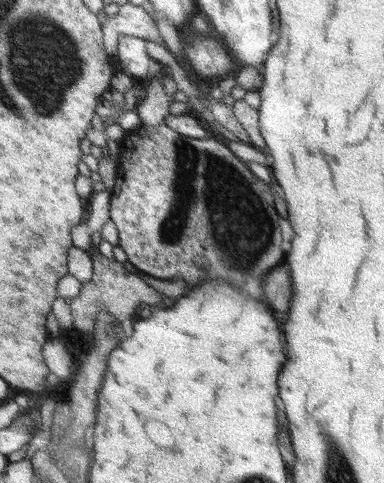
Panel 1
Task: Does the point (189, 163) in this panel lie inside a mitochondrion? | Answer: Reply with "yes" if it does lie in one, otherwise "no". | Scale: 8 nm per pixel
yes

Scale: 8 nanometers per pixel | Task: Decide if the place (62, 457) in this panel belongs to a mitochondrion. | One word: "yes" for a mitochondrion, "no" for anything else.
no

